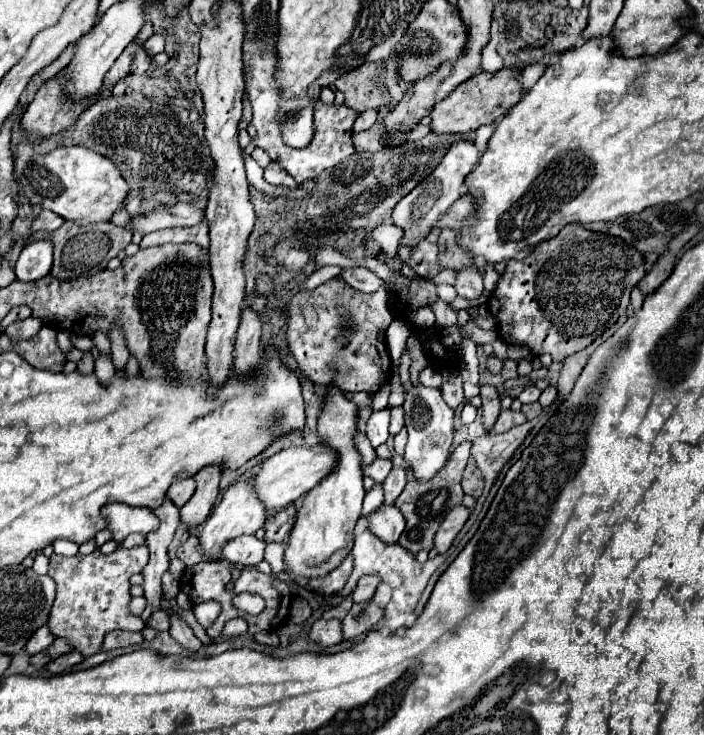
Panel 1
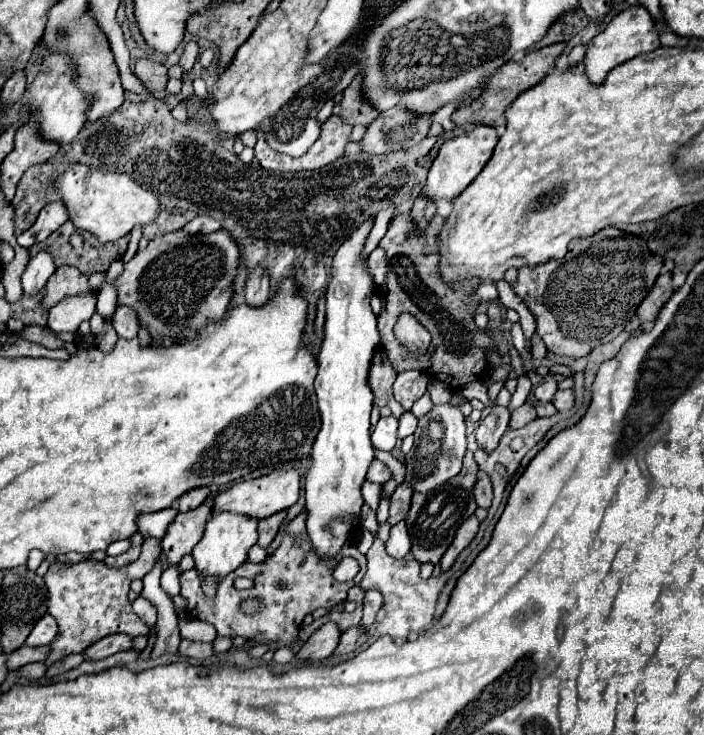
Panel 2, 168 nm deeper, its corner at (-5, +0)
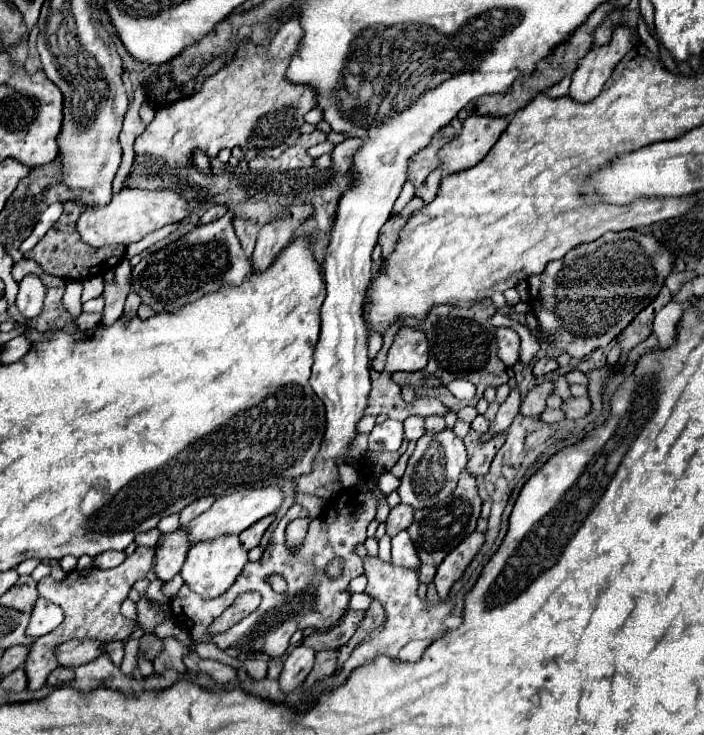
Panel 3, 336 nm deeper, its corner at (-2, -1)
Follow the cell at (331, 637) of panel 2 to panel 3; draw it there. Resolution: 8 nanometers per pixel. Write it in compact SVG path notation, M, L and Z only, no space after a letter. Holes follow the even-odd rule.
M296 645L290 649L284 661L284 669L280 673L280 687L286 693L290 693L294 687L298 687L308 677L314 665L314 655L316 651L306 645Z

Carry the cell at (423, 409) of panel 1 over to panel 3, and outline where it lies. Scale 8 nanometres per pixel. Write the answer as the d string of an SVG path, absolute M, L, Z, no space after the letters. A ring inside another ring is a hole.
M446 427L444 431L438 431L438 433L426 431L418 439L416 449L408 459L406 473L400 479L400 487L398 487L400 499L414 509L434 507L436 503L440 503L444 497L448 497L454 491L458 475L464 471L466 463L468 463L466 445L452 429Z

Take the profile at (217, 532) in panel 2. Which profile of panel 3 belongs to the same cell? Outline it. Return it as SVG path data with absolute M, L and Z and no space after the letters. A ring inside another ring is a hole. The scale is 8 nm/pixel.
M222 535L222 537L192 545L180 575L182 575L184 583L190 585L192 591L196 591L204 599L212 599L212 597L222 595L236 581L236 577L240 575L240 571L244 569L246 563L248 563L248 553L240 545L238 535Z

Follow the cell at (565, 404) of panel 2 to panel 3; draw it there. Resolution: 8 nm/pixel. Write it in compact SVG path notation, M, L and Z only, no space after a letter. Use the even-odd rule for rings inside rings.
M570 397L568 401L562 401L560 407L566 415L566 419L580 419L590 411L590 399L588 397Z

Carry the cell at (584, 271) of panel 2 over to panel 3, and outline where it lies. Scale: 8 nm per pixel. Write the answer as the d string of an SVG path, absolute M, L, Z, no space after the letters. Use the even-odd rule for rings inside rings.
M618 231L618 233L606 233L600 239L592 243L584 243L568 251L568 255L560 261L548 263L544 273L530 275L528 277L528 303L532 305L532 311L540 323L540 333L552 335L550 341L552 347L564 349L570 357L582 359L588 353L592 353L598 347L606 347L612 339L616 339L630 321L640 313L640 301L642 309L652 303L652 299L658 295L660 287L664 285L664 279L672 271L672 255L652 237L642 235L638 231Z

